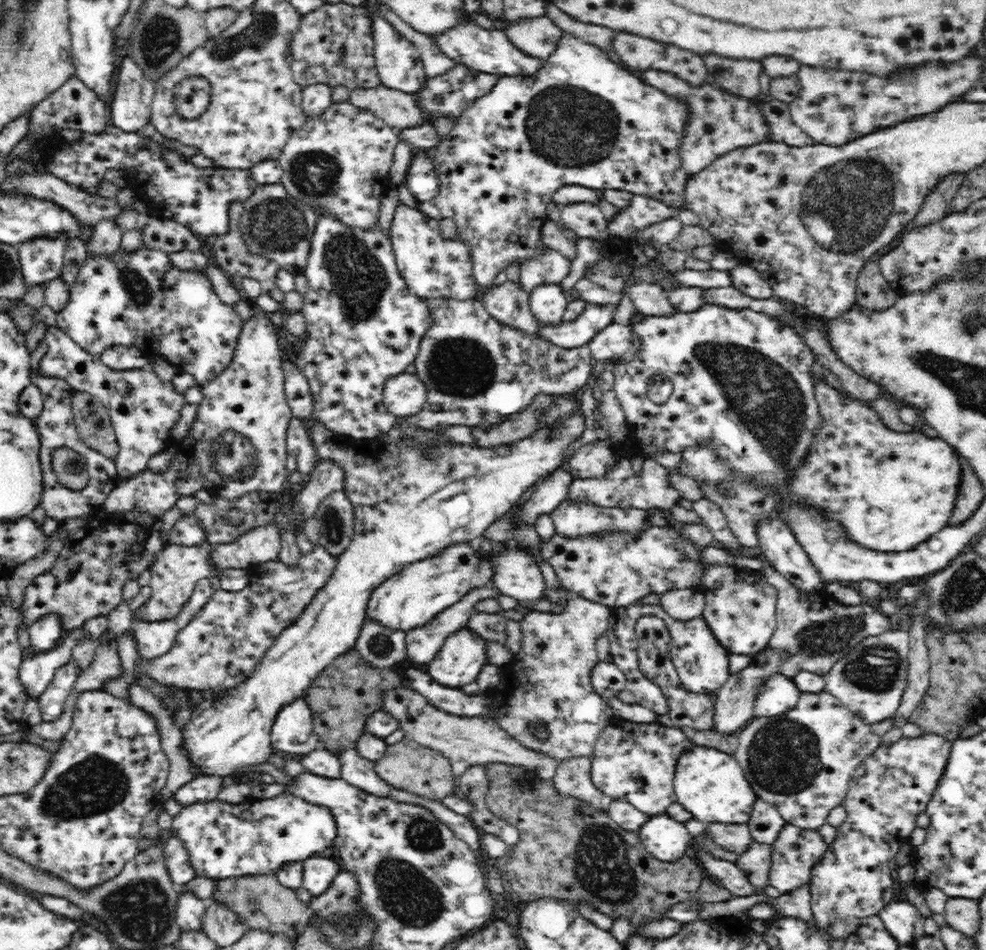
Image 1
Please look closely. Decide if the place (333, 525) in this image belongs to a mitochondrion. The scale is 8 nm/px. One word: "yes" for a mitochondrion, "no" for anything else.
yes

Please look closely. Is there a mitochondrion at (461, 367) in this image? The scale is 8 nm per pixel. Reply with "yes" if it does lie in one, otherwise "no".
yes

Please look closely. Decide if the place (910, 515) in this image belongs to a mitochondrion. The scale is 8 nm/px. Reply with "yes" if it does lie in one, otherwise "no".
no

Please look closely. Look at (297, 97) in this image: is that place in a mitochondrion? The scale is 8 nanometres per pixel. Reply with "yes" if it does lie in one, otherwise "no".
no

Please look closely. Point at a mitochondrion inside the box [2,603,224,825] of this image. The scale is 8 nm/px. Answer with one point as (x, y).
(97, 784)

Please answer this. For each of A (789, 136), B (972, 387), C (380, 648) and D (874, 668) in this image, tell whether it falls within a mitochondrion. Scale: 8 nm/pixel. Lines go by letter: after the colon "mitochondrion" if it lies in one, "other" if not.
A: other
B: mitochondrion
C: mitochondrion
D: mitochondrion

